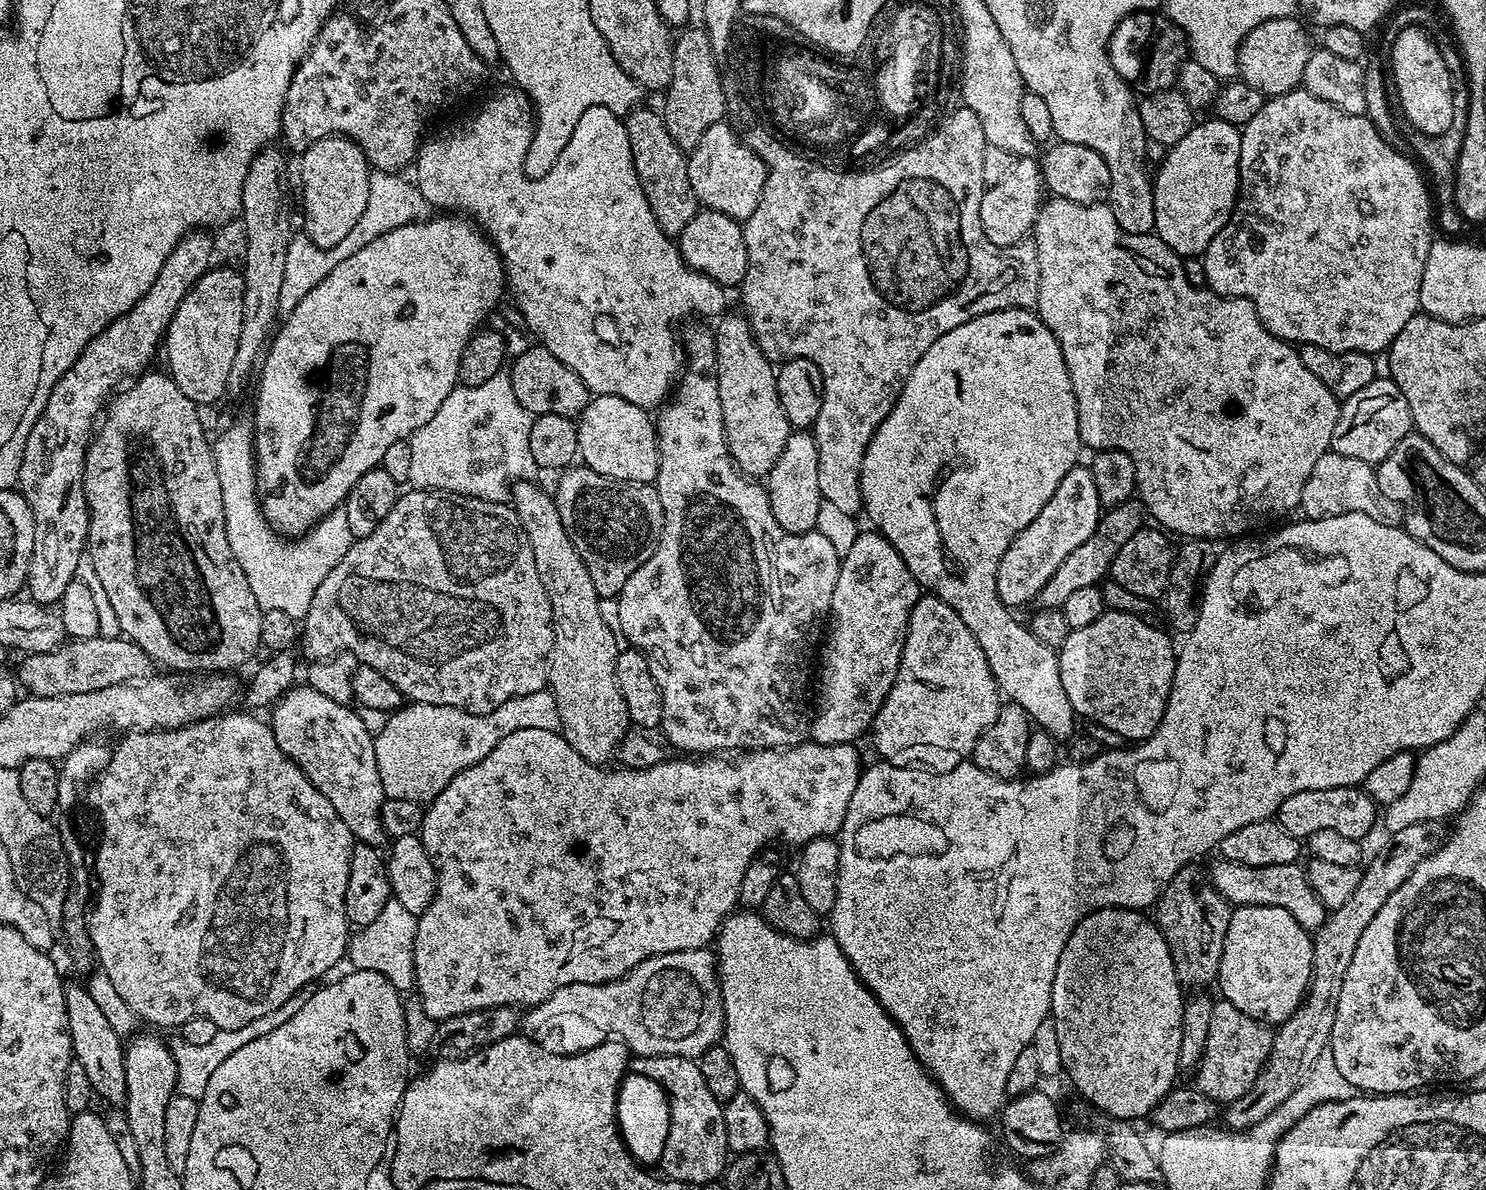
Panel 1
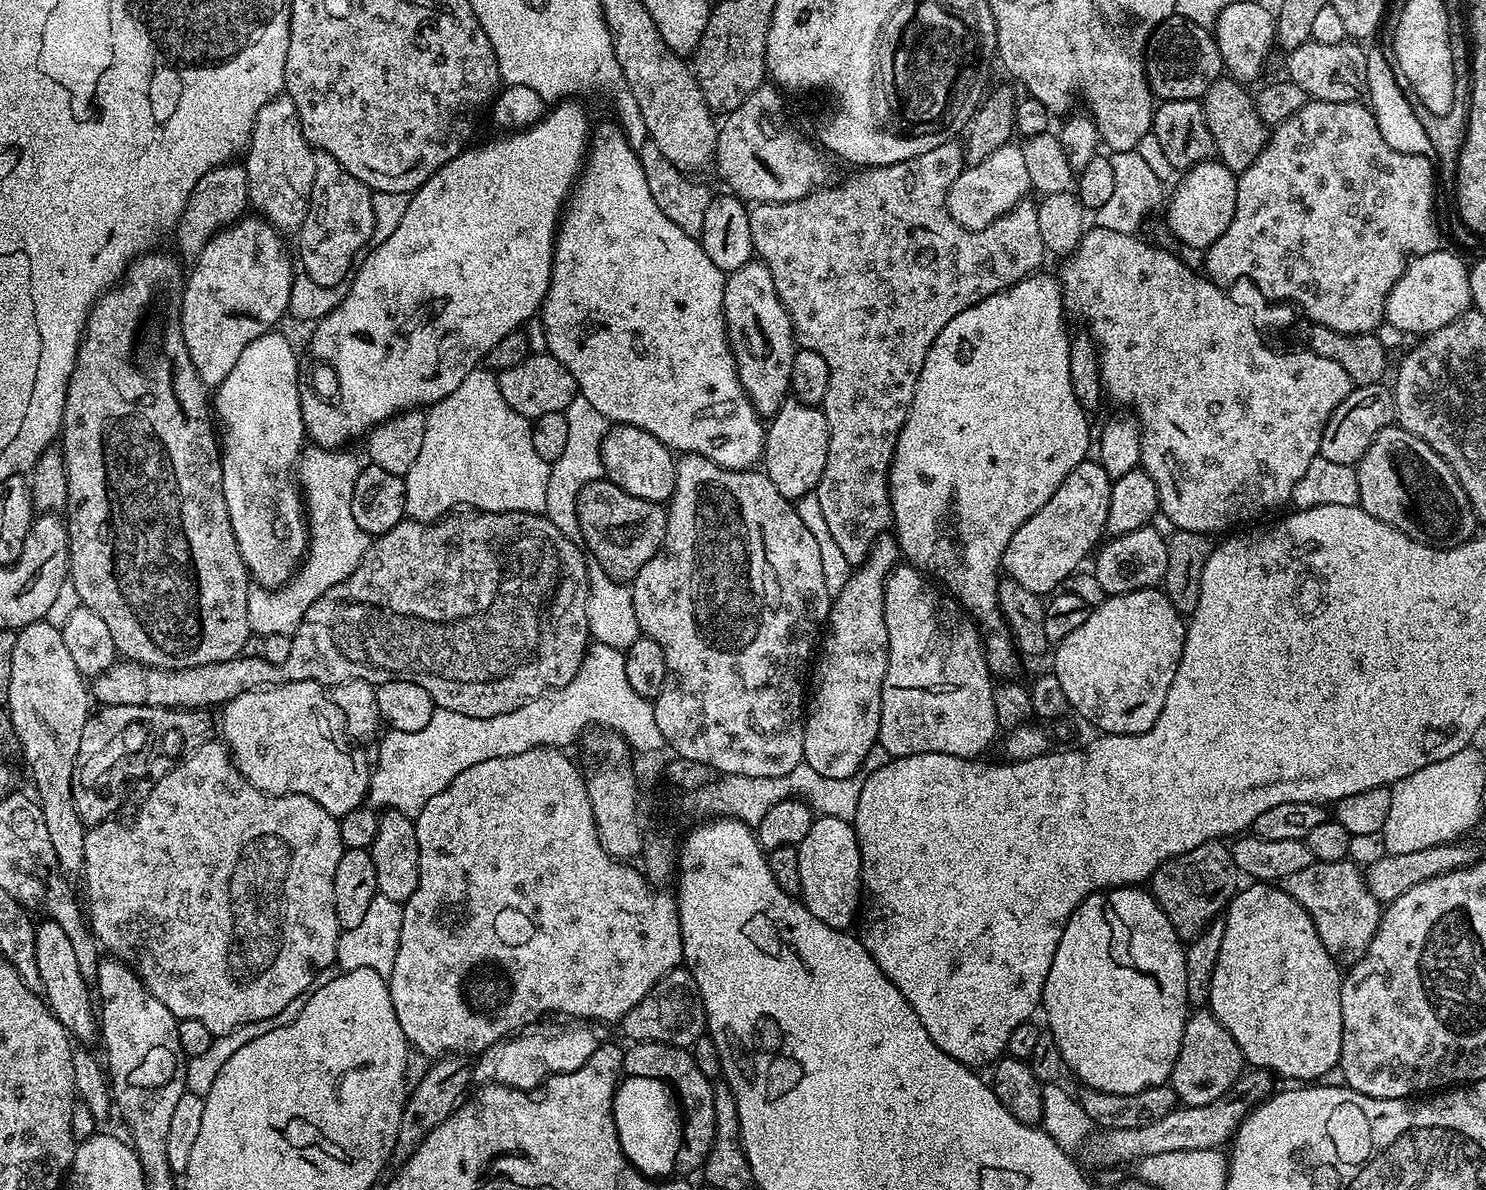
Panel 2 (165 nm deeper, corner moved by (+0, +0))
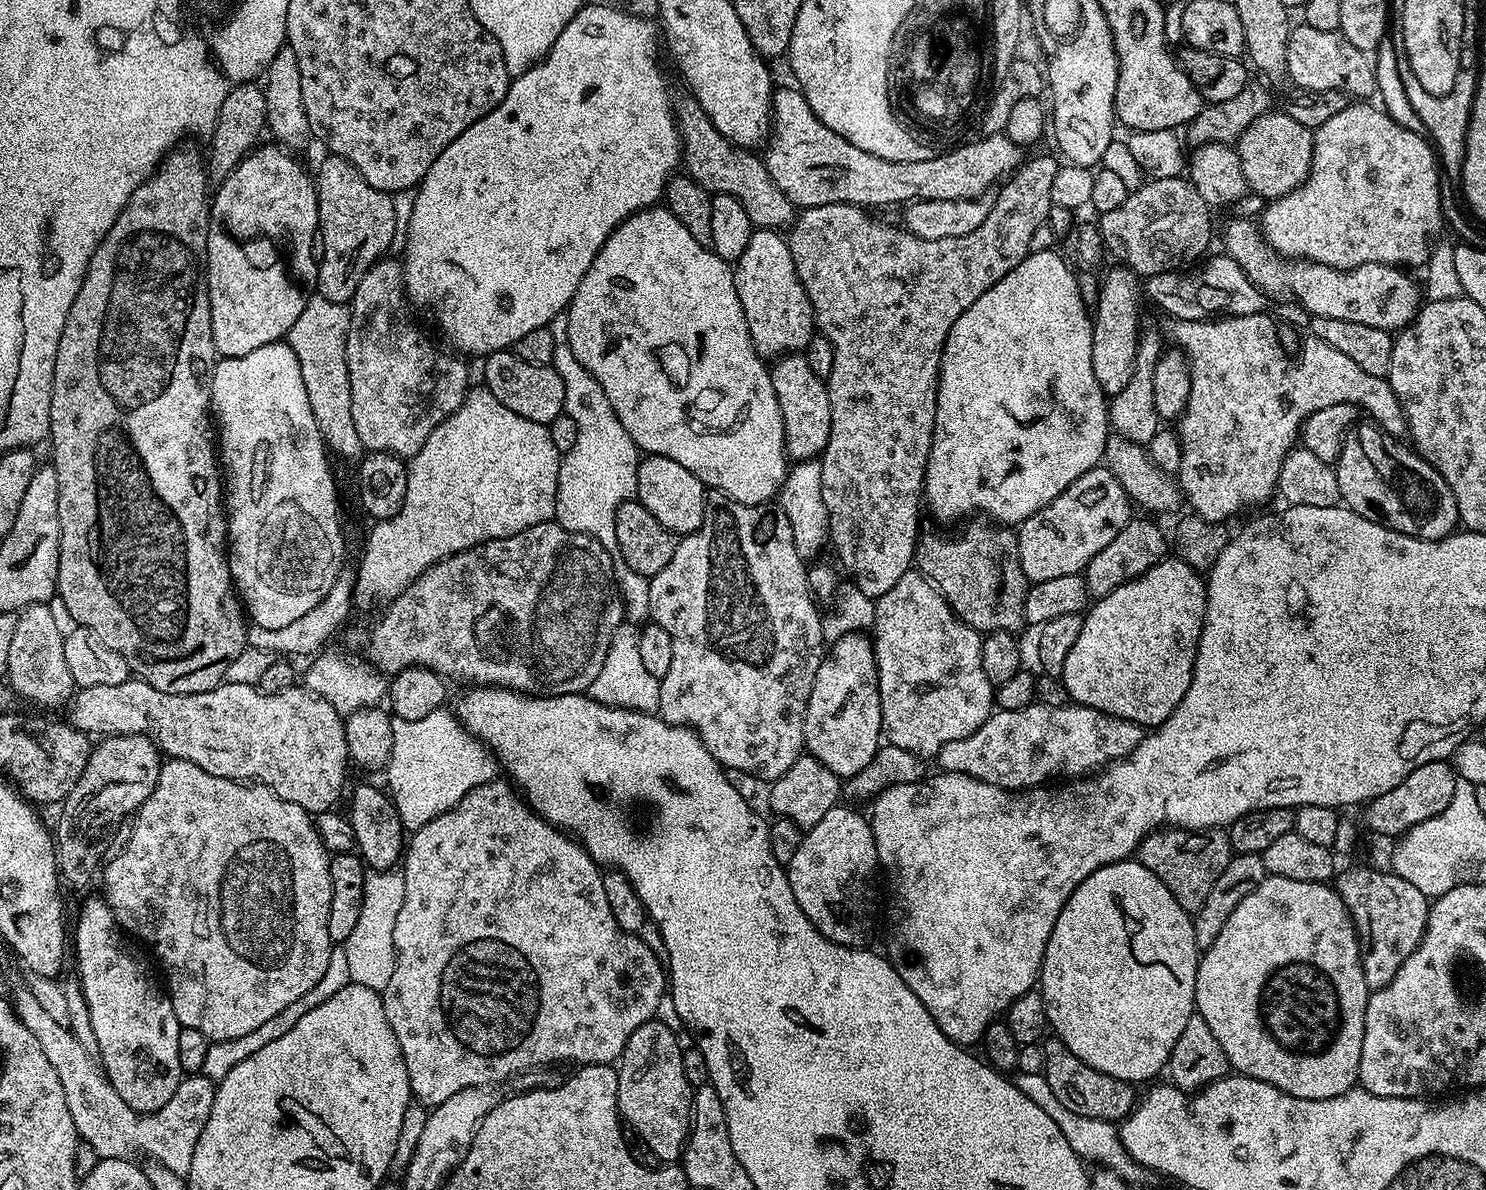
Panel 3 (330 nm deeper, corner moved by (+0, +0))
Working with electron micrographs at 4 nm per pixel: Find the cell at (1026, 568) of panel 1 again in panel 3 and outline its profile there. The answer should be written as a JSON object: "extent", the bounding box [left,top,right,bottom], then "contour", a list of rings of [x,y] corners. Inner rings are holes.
{"extent":[1016,466,1134,584],"contour":[[[1103,466],[1091,468],[1078,478],[1054,502],[1042,506],[1030,518],[1018,525],[1016,541],[1018,558],[1022,562],[1024,577],[1032,584],[1047,582],[1052,578],[1078,575],[1084,567],[1128,525],[1133,519],[1134,505],[1126,490]]]}

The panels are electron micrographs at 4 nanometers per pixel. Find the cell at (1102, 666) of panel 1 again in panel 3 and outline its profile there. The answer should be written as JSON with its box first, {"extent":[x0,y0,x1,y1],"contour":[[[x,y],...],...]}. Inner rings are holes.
{"extent":[1062,558,1207,730],"contour":[[[1179,558],[1159,560],[1146,574],[1099,597],[1087,609],[1082,634],[1078,634],[1078,642],[1074,642],[1070,654],[1066,654],[1062,679],[1069,697],[1082,706],[1129,720],[1148,730],[1166,722],[1178,702],[1186,698],[1186,690],[1190,690],[1207,601],[1205,577]]]}

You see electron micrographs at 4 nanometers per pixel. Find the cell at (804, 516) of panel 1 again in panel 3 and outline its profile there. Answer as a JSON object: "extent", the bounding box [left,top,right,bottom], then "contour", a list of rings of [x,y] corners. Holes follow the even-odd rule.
{"extent":[770,354,830,461],"contour":[[[785,354],[770,368],[778,410],[784,419],[784,451],[789,461],[815,460],[823,453],[830,438],[830,394],[825,377],[810,370],[810,362],[802,354]]]}

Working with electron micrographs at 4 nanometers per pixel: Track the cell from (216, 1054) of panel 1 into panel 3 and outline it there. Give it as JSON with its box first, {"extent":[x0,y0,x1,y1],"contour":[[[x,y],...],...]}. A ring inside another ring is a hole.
{"extent":[202,946,350,1082],"contour":[[[342,946],[333,947],[330,962],[326,966],[326,974],[322,974],[322,978],[318,982],[318,986],[314,986],[314,990],[302,994],[302,998],[298,998],[298,1002],[286,1006],[286,1010],[282,1010],[282,1014],[274,1014],[274,1018],[269,1018],[263,1026],[258,1026],[258,1030],[250,1030],[250,1034],[242,1034],[242,1038],[211,1041],[206,1050],[206,1059],[202,1062],[202,1074],[214,1082],[226,1078],[226,1074],[230,1074],[230,1070],[234,1070],[234,1066],[238,1066],[238,1062],[250,1058],[250,1054],[255,1054],[256,1051],[262,1050],[262,1046],[274,1042],[274,1038],[282,1038],[282,1034],[290,1031],[294,1022],[298,1022],[298,1018],[305,1016],[306,1010],[314,1010],[314,1006],[326,1002],[326,998],[331,998],[333,994],[338,994],[338,990],[342,990],[349,982],[350,965],[346,962],[346,950]]]}

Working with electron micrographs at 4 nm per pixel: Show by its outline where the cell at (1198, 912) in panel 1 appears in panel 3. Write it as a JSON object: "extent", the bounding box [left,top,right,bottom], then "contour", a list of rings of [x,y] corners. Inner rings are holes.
{"extent":[1134,826,1233,914],"contour":[[[1165,826],[1157,828],[1136,847],[1134,856],[1146,870],[1150,870],[1178,898],[1178,906],[1182,906],[1194,914],[1206,902],[1206,894],[1218,882],[1218,874],[1226,870],[1233,858],[1232,843],[1228,840],[1227,831],[1218,828],[1193,830]]]}

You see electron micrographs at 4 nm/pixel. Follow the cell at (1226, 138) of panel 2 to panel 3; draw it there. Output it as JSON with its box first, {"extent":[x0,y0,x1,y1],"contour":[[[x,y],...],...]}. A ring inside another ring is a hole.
{"extent":[1234,110,1313,201],"contour":[[[1269,110],[1254,118],[1254,122],[1246,126],[1246,130],[1234,145],[1238,162],[1242,166],[1242,178],[1246,178],[1248,183],[1248,192],[1264,197],[1265,201],[1277,200],[1280,196],[1293,192],[1306,179],[1312,165],[1313,129],[1302,126],[1302,122],[1294,122],[1294,118],[1290,118],[1287,111],[1276,111]]]}

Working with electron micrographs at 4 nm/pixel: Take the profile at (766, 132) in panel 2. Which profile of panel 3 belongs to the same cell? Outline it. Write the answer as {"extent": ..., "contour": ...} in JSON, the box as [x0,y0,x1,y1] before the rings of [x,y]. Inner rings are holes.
{"extent":[762,87,1022,210],"contour":[[[777,87],[773,91],[770,139],[763,149],[762,159],[778,190],[782,190],[782,194],[786,194],[792,205],[800,210],[827,204],[859,204],[877,210],[887,204],[911,204],[913,200],[975,200],[983,192],[989,191],[993,187],[991,184],[999,185],[1011,176],[1022,163],[1021,145],[1010,142],[1010,138],[1003,134],[984,136],[973,144],[961,143],[941,156],[931,156],[926,162],[886,162],[886,158],[874,158],[874,154],[858,150],[858,146],[846,142],[842,134],[834,134],[834,130],[823,124],[814,110],[810,110],[799,87],[791,87]]]}

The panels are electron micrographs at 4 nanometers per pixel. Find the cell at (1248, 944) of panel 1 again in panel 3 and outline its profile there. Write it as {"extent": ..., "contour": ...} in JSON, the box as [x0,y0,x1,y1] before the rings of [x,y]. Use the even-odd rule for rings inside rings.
{"extent":[1195,876,1370,1100],"contour":[[[1265,876],[1264,880],[1230,914],[1226,926],[1214,938],[1209,948],[1203,949],[1200,965],[1196,971],[1196,1007],[1195,1011],[1206,1018],[1206,1026],[1210,1026],[1214,1038],[1218,1038],[1222,1050],[1226,1050],[1229,1065],[1239,1075],[1258,1078],[1262,1082],[1270,1082],[1270,1086],[1278,1086],[1286,1094],[1294,1098],[1307,1100],[1325,1100],[1334,1098],[1338,1094],[1346,1094],[1357,1087],[1360,1079],[1360,1059],[1362,1058],[1362,1038],[1366,1016],[1366,1002],[1370,989],[1364,971],[1360,965],[1362,945],[1357,937],[1356,928],[1352,925],[1352,916],[1346,910],[1342,898],[1336,893],[1331,883],[1298,882],[1294,878],[1278,878]]]}

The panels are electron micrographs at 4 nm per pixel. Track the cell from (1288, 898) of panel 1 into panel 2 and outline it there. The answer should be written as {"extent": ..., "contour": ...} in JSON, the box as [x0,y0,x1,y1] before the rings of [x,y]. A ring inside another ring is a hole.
{"extent":[1282,859,1382,966],"contour":[[[1351,859],[1338,862],[1317,860],[1310,866],[1306,866],[1306,870],[1298,870],[1287,876],[1282,882],[1284,892],[1290,894],[1290,898],[1294,898],[1294,902],[1298,902],[1298,906],[1302,906],[1302,910],[1306,910],[1306,914],[1310,914],[1310,918],[1322,938],[1322,946],[1326,946],[1330,958],[1334,958],[1341,966],[1356,964],[1368,953],[1368,947],[1378,930],[1382,915],[1381,901],[1376,900],[1374,894],[1370,894],[1365,873],[1362,868],[1352,863]]]}

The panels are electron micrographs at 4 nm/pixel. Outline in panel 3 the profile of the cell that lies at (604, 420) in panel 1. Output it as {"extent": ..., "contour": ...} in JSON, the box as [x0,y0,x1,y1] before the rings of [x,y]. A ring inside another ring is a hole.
{"extent":[635,455,708,537],"contour":[[[645,455],[637,466],[637,490],[635,499],[640,501],[666,530],[676,533],[677,537],[697,532],[704,521],[704,511],[708,505],[706,486],[686,466],[674,462],[674,458]]]}

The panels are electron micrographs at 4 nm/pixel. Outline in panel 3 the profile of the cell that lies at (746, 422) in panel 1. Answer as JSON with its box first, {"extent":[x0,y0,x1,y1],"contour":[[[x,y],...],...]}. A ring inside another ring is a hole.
{"extent":[734,228,816,358],"contour":[[[756,228],[746,250],[734,261],[734,275],[738,298],[746,314],[746,326],[754,342],[754,350],[765,358],[779,358],[785,354],[796,354],[810,343],[816,328],[816,317],[812,303],[796,273],[794,258],[790,254],[787,239],[779,231],[770,228]]]}

